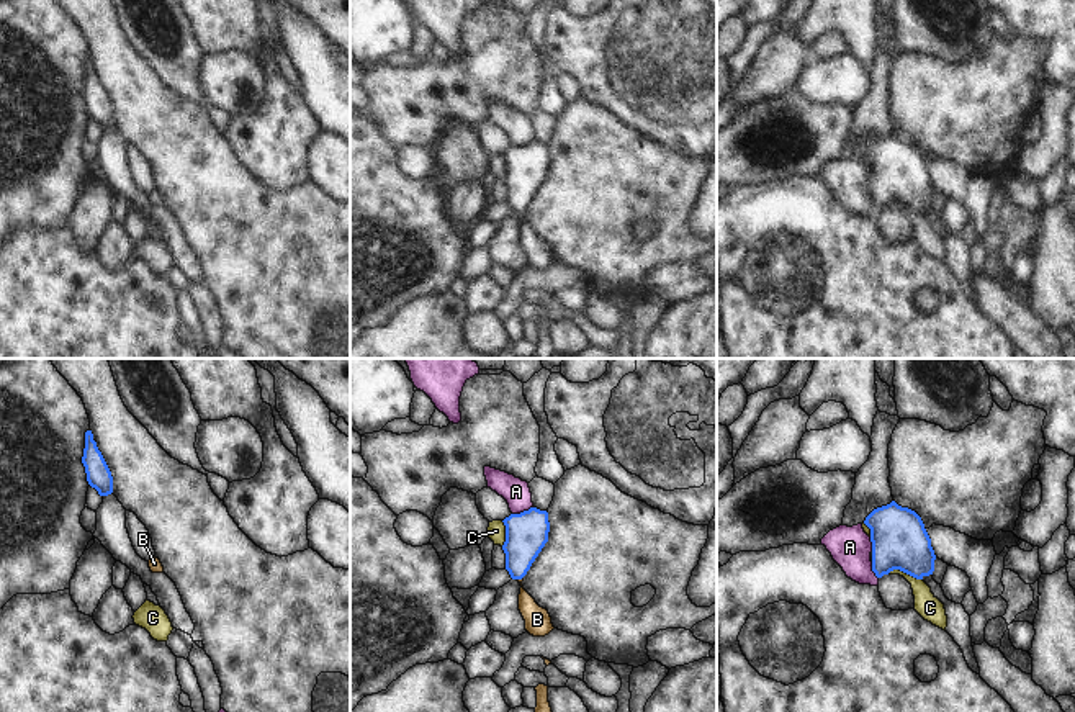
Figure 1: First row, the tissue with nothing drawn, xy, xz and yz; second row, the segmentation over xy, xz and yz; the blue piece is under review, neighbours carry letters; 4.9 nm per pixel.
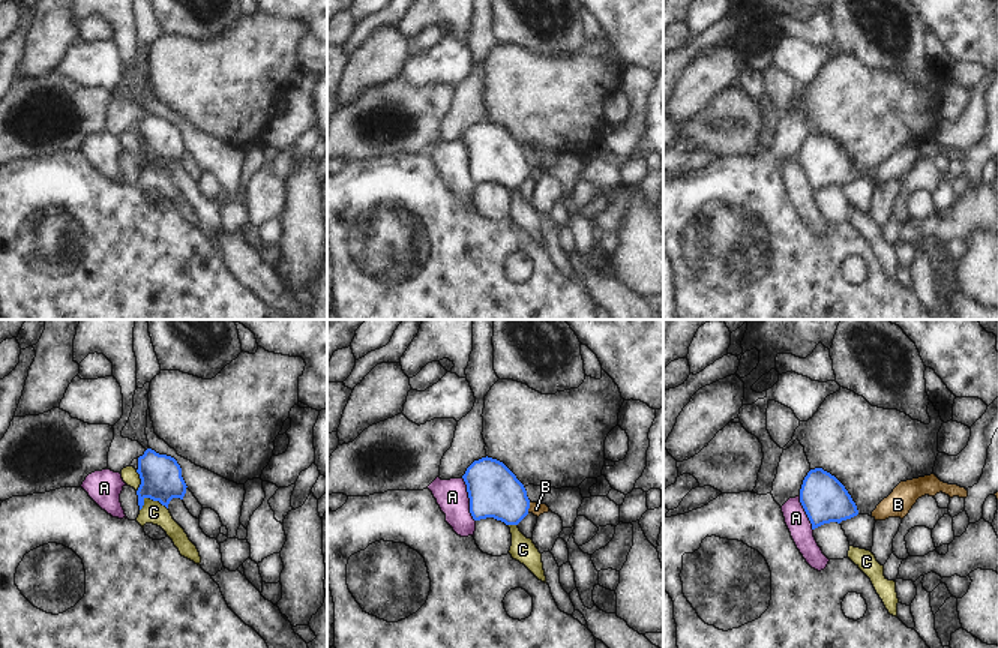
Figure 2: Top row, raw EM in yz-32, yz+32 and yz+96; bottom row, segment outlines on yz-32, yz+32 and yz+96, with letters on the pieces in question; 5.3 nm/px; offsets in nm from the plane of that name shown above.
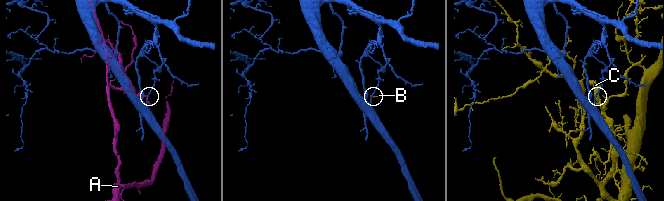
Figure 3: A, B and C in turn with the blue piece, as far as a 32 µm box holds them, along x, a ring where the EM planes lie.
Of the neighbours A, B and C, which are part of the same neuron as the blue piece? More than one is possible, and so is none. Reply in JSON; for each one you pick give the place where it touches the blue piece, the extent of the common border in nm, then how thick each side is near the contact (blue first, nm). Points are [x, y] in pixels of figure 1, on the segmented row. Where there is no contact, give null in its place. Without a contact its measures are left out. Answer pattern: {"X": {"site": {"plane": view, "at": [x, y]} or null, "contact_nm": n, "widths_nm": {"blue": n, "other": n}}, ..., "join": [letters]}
{"B": {"site": {"plane": "xz", "at": [519, 578]}, "contact_nm": 40, "widths_nm": {"blue": 200, "other": 130}}, "join": ["B"]}

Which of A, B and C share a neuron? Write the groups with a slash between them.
A / B / C

